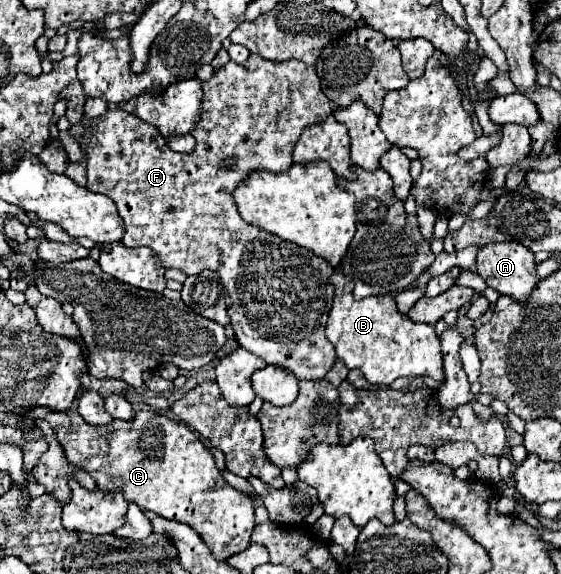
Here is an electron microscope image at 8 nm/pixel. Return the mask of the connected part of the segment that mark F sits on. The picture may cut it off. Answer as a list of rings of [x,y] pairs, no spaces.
[[[251,54],[243,64],[227,62],[225,66],[217,68],[215,74],[207,82],[203,82],[203,90],[205,90],[205,102],[203,102],[203,108],[201,108],[201,124],[195,130],[191,131],[191,135],[195,136],[195,142],[197,142],[195,150],[191,154],[173,152],[167,146],[167,140],[159,134],[159,130],[153,124],[143,122],[141,118],[129,114],[129,112],[123,112],[123,110],[115,108],[115,110],[107,110],[107,114],[103,114],[101,118],[93,118],[89,122],[93,126],[93,132],[89,132],[89,142],[85,144],[85,152],[87,152],[87,176],[89,176],[87,188],[93,190],[93,192],[103,192],[103,194],[107,194],[115,202],[115,206],[119,210],[119,216],[125,222],[125,234],[123,234],[123,240],[121,240],[125,246],[149,246],[159,256],[159,260],[161,260],[161,264],[165,268],[179,268],[185,274],[195,274],[195,272],[201,272],[205,268],[215,270],[219,274],[219,278],[221,278],[221,282],[225,286],[225,298],[227,298],[231,326],[235,330],[235,338],[237,338],[237,342],[239,342],[241,348],[245,348],[251,354],[263,358],[269,366],[287,370],[297,380],[321,380],[321,378],[325,378],[325,374],[331,370],[331,366],[335,362],[333,344],[325,338],[325,322],[327,322],[327,314],[329,314],[331,302],[333,302],[333,284],[329,282],[329,278],[333,274],[333,268],[323,258],[317,258],[309,250],[305,250],[301,246],[293,246],[293,244],[289,244],[289,242],[285,242],[285,240],[281,240],[281,238],[277,238],[277,236],[273,236],[269,232],[263,232],[261,228],[255,228],[255,226],[243,222],[241,218],[237,218],[239,214],[235,212],[233,190],[251,172],[261,172],[261,170],[267,170],[267,172],[273,172],[273,174],[287,172],[291,168],[291,164],[293,164],[293,154],[291,152],[293,152],[293,146],[295,146],[297,138],[301,136],[301,132],[307,126],[319,124],[319,122],[323,122],[325,118],[329,118],[333,114],[331,100],[323,94],[319,78],[317,78],[313,66],[307,66],[301,60],[269,62],[269,60],[265,60],[261,56],[255,56],[255,54]]]

